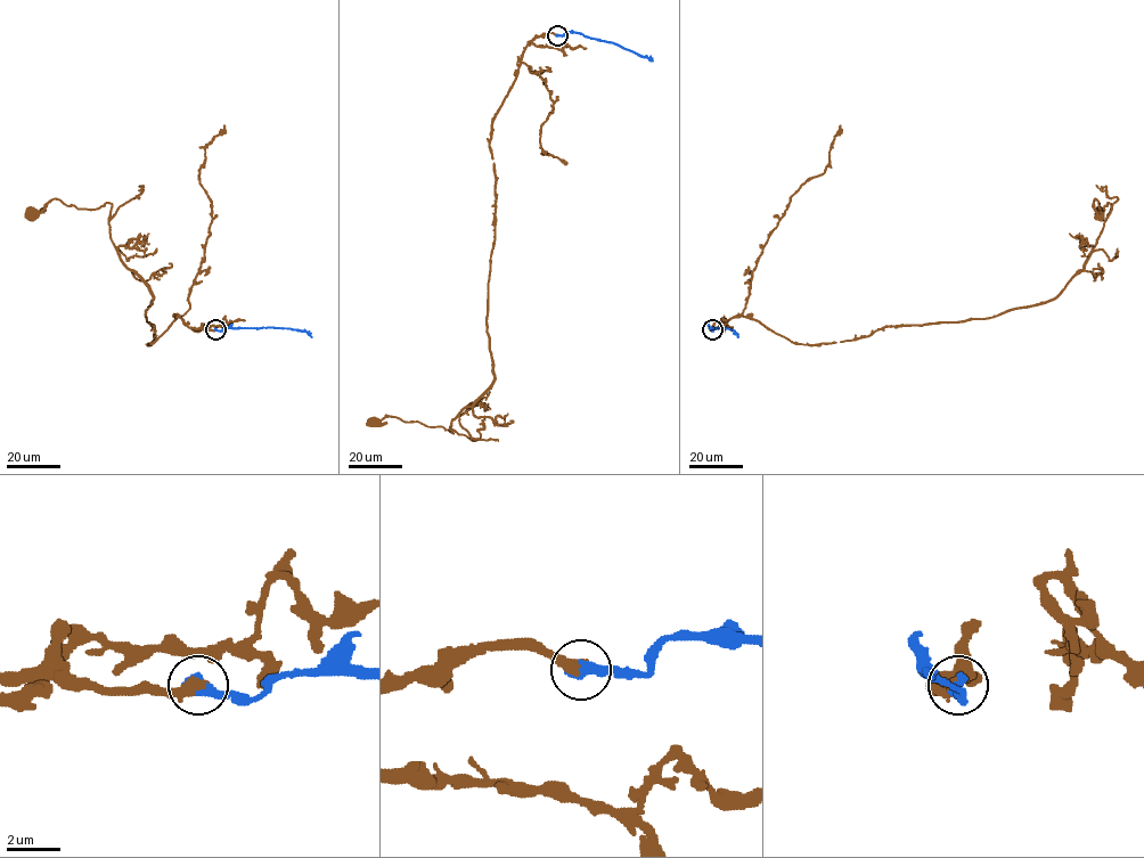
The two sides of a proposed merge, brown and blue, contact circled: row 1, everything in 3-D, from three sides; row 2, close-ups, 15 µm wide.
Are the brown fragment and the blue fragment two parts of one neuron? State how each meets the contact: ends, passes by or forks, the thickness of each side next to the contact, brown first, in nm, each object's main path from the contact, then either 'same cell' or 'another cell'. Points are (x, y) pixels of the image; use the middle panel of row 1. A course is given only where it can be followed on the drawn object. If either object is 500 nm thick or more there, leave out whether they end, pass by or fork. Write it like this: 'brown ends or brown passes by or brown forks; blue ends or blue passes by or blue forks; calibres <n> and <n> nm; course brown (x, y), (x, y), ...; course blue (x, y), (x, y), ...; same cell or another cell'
calibres 500 and 440 nm; course brown (557, 35), (528, 42), (491, 127), (492, 383), (451, 422), (452, 433), (385, 416), (374, 421); course blue (557, 35), (578, 32), (615, 42), (653, 60); same cell

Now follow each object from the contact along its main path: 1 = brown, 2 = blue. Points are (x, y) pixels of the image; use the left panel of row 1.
1: (215, 329), (179, 316), (148, 344), (152, 291), (113, 243), (112, 204), (51, 199), (32, 213)
2: (215, 329), (274, 327), (305, 331), (312, 337)

